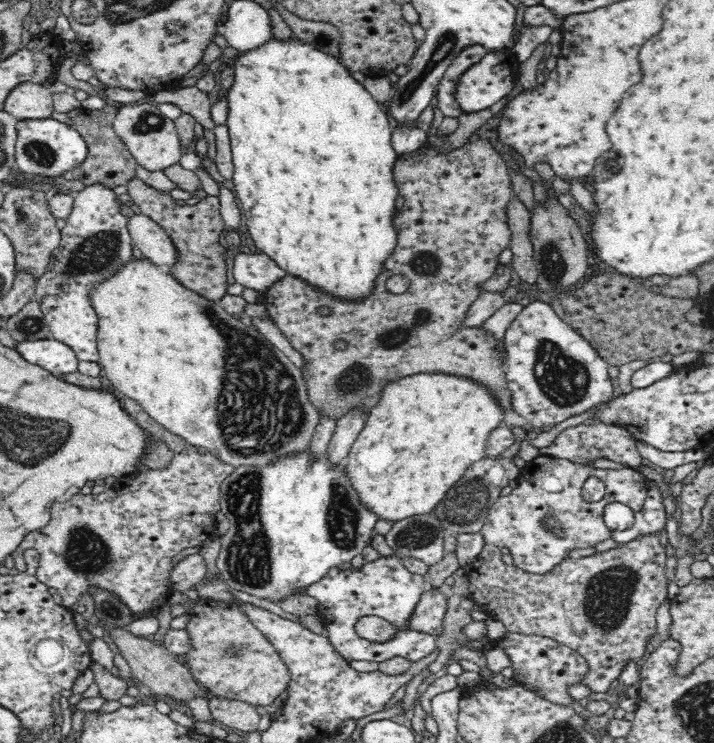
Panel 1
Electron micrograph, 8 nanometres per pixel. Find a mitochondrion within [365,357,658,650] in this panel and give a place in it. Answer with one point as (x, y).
(608, 599)

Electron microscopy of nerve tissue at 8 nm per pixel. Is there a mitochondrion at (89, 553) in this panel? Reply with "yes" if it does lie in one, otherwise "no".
yes

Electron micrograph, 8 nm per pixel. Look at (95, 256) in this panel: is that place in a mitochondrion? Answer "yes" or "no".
yes

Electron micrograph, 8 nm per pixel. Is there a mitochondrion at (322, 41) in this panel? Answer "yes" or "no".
no

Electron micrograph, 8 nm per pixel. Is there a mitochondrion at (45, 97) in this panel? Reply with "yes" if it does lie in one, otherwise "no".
no

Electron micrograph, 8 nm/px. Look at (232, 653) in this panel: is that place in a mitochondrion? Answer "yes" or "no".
yes

